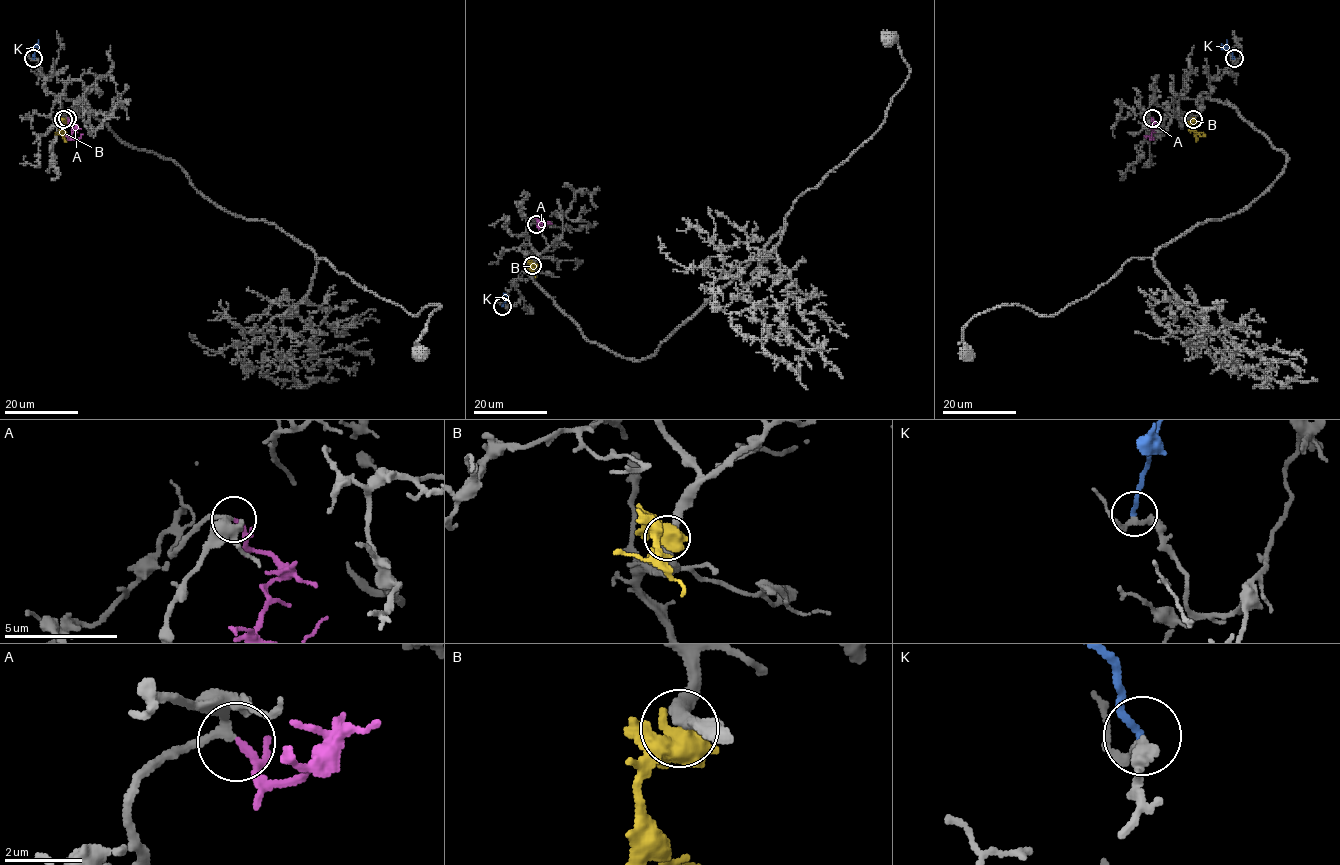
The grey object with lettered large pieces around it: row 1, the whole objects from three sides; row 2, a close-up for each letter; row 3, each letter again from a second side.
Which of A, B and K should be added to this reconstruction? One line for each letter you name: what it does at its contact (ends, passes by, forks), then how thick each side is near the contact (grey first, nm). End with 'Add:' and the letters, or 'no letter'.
A: it passes by; 200 nm thick on the grey side, 140 nm on the other
Add: A

